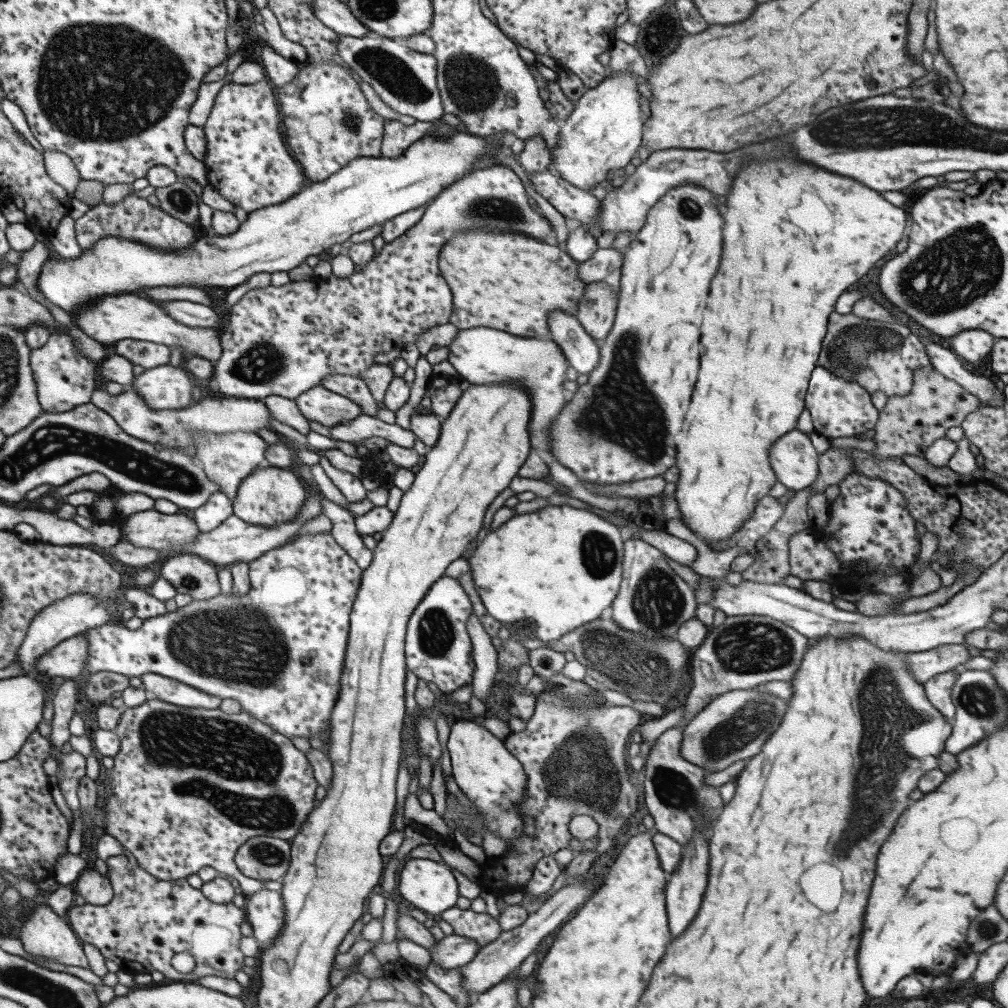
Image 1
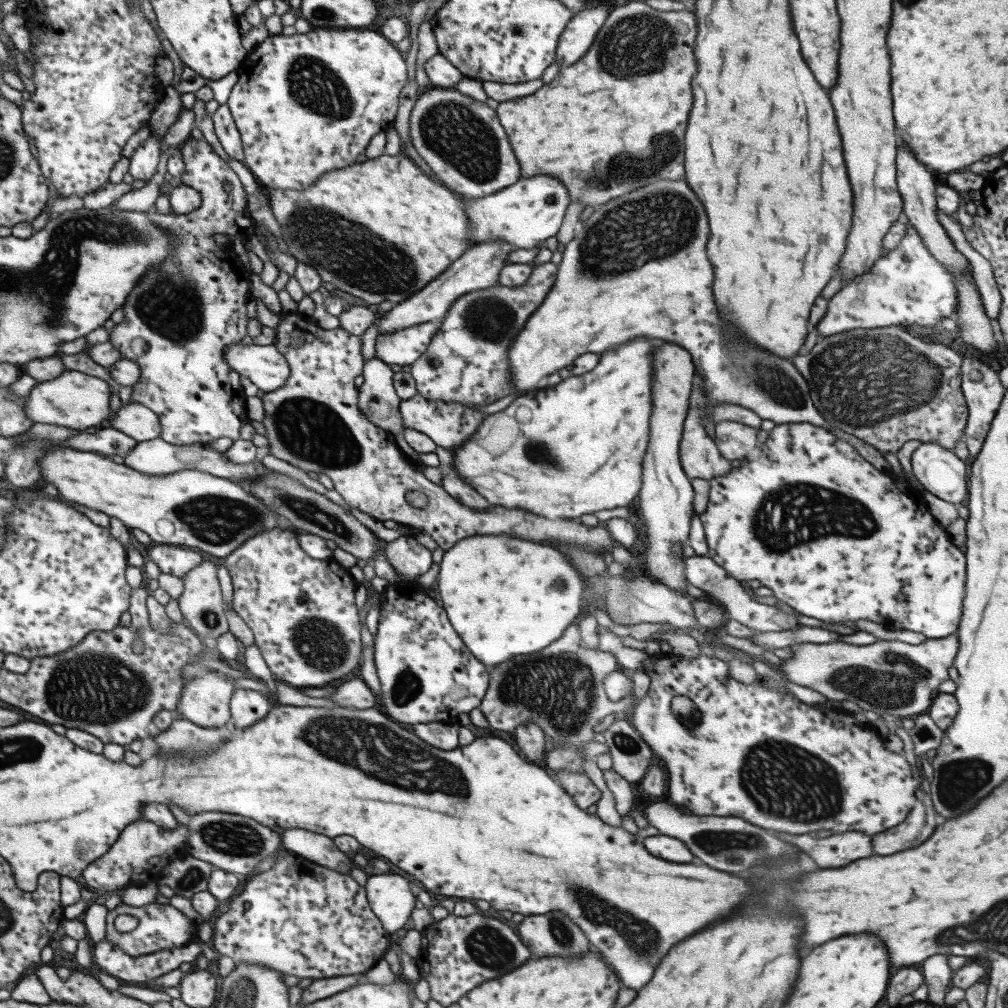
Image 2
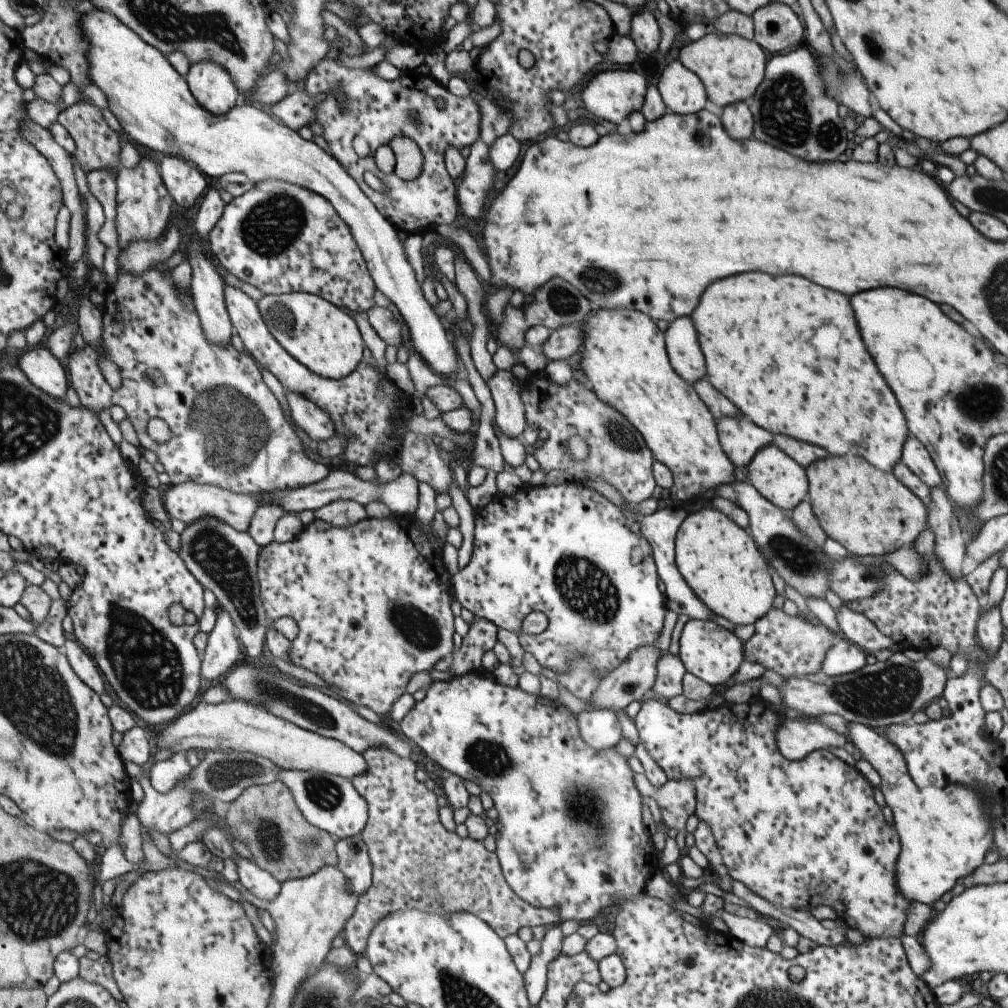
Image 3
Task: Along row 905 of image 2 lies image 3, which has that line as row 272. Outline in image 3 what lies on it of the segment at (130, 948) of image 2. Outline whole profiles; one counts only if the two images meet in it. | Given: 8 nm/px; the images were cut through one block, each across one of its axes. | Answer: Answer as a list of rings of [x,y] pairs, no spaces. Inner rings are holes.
[[[161,262],[161,264],[157,264],[156,268],[147,270],[147,272],[141,274],[141,276],[133,276],[133,274],[129,274],[129,272],[125,272],[125,270],[121,270],[121,268],[117,266],[117,278],[115,278],[115,282],[107,284],[107,291],[103,295],[99,346],[87,346],[84,342],[82,348],[78,349],[74,347],[73,350],[69,352],[64,363],[69,382],[71,382],[71,387],[77,393],[81,406],[87,408],[87,410],[91,410],[91,412],[95,412],[97,415],[101,410],[105,410],[105,408],[109,409],[114,405],[121,407],[135,431],[136,437],[138,438],[138,446],[151,450],[156,454],[157,460],[161,462],[164,472],[169,476],[170,484],[172,485],[176,485],[177,483],[181,484],[181,482],[197,482],[197,484],[217,486],[223,490],[233,491],[235,494],[251,496],[251,494],[263,494],[263,492],[275,492],[275,490],[295,490],[296,488],[303,488],[304,486],[316,483],[325,478],[330,472],[329,468],[327,468],[325,464],[315,462],[315,460],[311,460],[311,457],[308,458],[305,455],[303,451],[304,445],[295,434],[291,425],[287,422],[279,402],[277,402],[273,393],[271,393],[269,388],[263,383],[259,364],[247,352],[238,352],[231,342],[225,344],[225,346],[217,346],[217,344],[207,342],[207,338],[203,336],[199,318],[191,300],[189,287],[185,293],[178,291],[171,278],[173,268],[166,270],[163,266],[165,266],[165,263]],[[99,354],[105,354],[105,356],[117,366],[119,376],[121,376],[121,382],[117,390],[113,390],[111,386],[105,382],[105,378],[103,378],[103,374],[101,374],[101,370],[99,370]],[[151,418],[161,418],[161,420],[169,426],[171,438],[169,438],[167,442],[157,444],[157,442],[153,442],[153,440],[147,436],[146,426]]]

